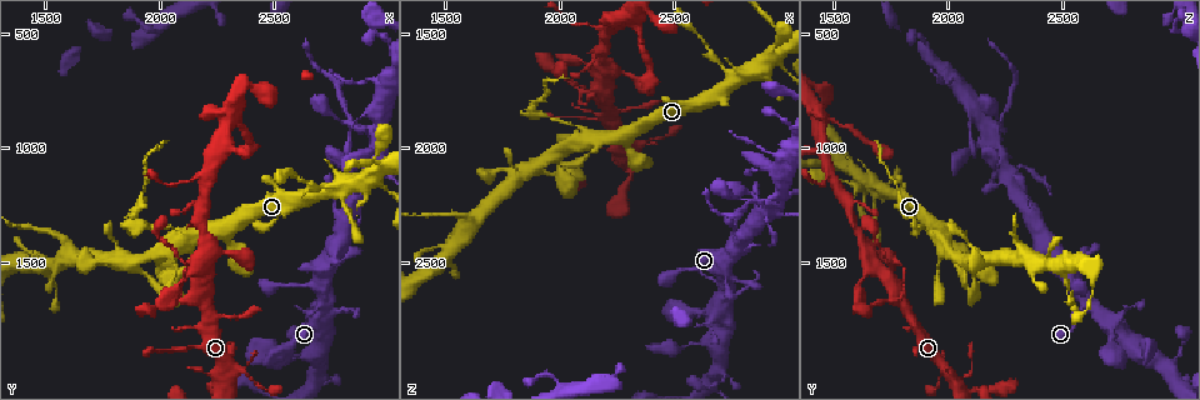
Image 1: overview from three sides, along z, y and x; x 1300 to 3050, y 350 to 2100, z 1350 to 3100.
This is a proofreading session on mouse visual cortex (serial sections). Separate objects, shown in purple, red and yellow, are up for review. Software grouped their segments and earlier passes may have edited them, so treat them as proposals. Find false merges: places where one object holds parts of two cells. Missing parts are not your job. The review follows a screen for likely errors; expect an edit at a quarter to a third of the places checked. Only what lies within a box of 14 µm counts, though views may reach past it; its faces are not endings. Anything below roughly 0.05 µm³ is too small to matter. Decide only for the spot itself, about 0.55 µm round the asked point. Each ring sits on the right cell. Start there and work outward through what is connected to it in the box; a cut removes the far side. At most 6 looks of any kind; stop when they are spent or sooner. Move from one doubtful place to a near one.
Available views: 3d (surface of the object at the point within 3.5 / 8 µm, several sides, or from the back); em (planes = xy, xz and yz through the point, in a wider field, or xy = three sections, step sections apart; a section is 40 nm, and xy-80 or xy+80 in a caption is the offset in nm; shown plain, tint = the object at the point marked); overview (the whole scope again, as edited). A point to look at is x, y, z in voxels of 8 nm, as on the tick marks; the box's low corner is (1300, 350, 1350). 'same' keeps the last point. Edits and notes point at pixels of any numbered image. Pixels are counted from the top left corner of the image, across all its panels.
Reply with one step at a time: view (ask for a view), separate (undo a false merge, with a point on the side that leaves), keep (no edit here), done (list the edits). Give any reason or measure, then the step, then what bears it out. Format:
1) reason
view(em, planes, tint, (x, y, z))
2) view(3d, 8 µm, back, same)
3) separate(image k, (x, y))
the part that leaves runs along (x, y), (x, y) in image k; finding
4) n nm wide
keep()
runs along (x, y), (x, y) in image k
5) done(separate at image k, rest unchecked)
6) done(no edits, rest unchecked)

thick turns thin
view(3d, 8 µm, back, (2080, 1600, 1620))

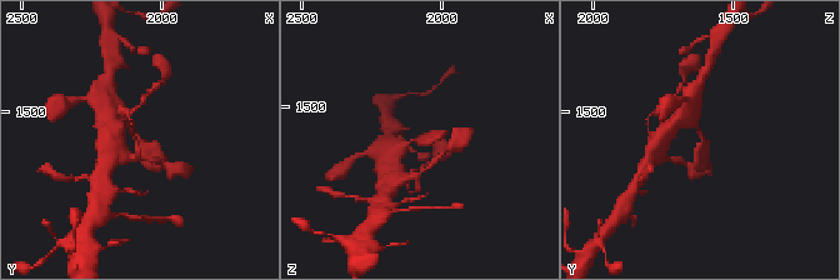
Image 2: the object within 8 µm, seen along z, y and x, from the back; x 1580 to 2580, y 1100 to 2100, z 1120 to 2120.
view(em, xy, step 2, tint, (2070, 1620, 1610))

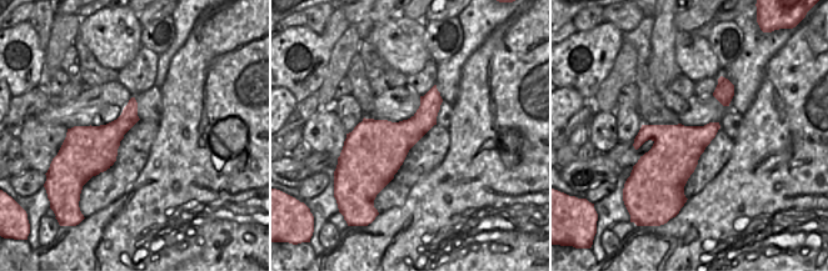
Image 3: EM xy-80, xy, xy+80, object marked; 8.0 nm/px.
keep()
runs along (116, 121), (153, 153), (160, 170) in image 2; one cell here

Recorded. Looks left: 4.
sharp bend
view(3d, 3.5 µm, back, (1890, 1320, 1840))

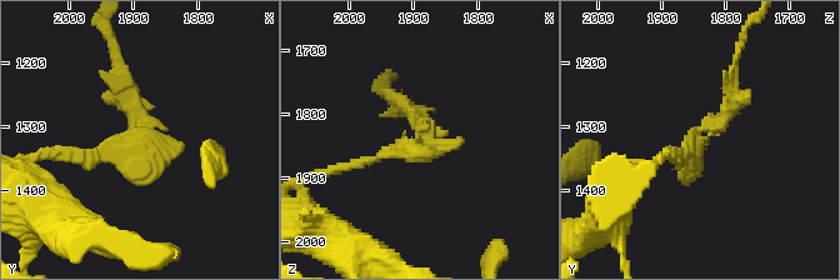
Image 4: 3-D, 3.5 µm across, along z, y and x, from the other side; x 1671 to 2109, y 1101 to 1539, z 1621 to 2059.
shape alone is not enough
view(em, xy, step 1, plain, (1880, 1310, 1840))

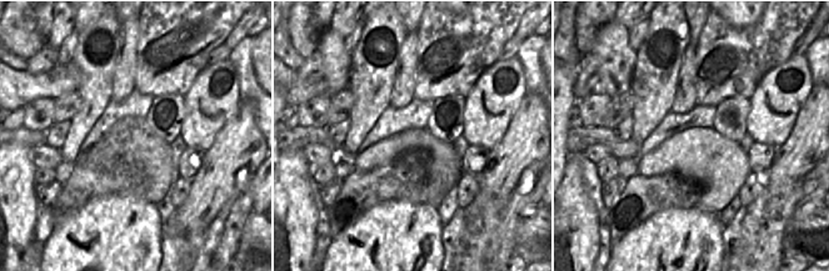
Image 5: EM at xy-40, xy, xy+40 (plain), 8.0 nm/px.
with the object marked
view(em, xy, step 1, tint, same)

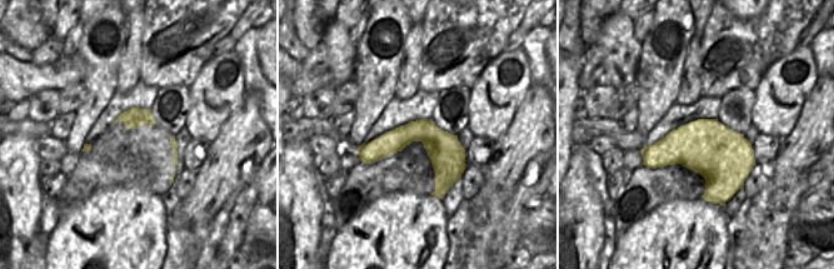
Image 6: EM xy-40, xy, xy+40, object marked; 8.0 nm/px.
separate(image 4, (733, 76))
the part that leaves runs along (726, 111), (743, 35) in image 4; two cells meet here

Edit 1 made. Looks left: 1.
done(separate at image 4, rest unchecked)

